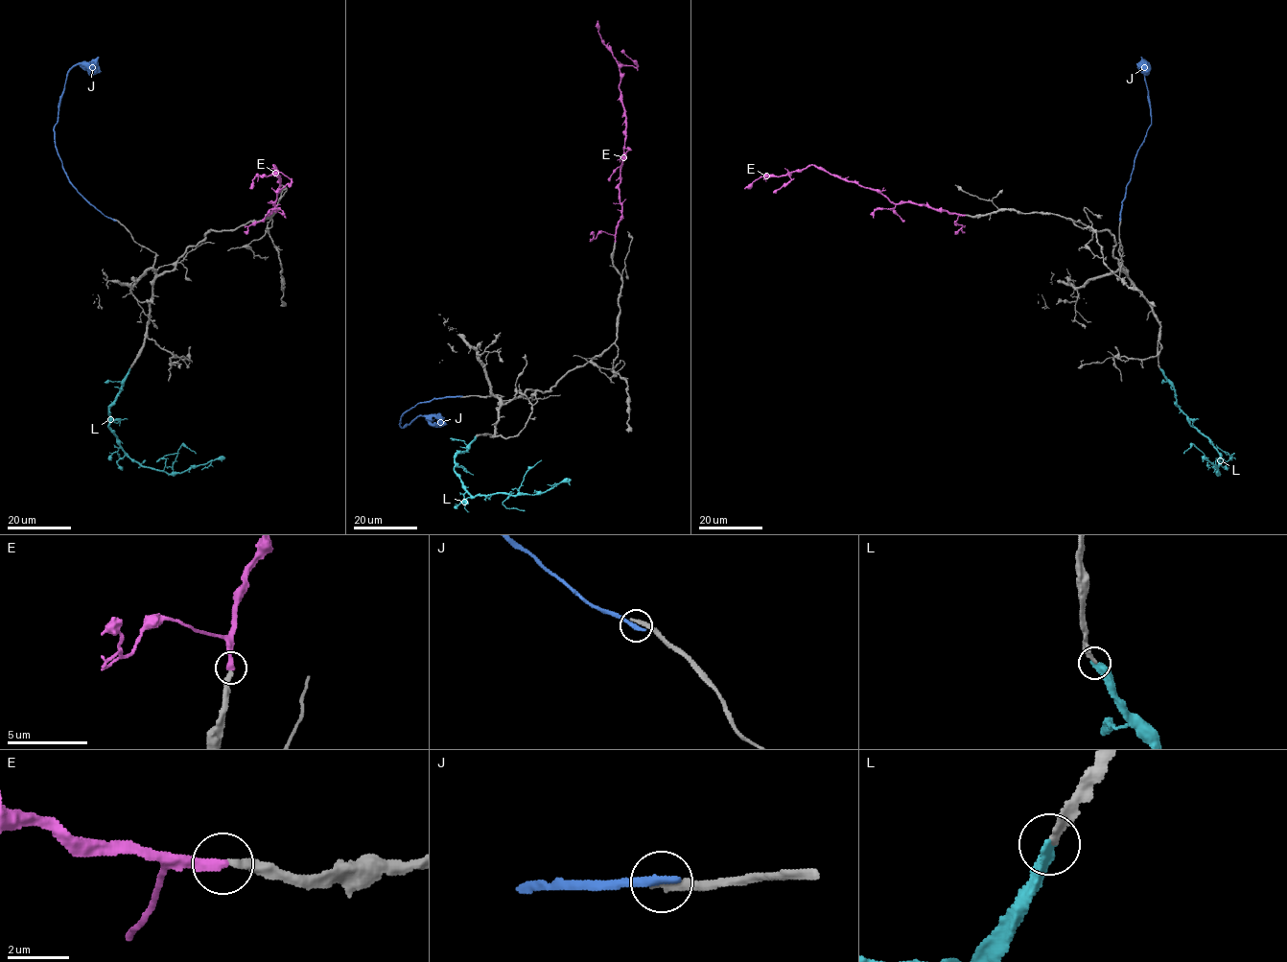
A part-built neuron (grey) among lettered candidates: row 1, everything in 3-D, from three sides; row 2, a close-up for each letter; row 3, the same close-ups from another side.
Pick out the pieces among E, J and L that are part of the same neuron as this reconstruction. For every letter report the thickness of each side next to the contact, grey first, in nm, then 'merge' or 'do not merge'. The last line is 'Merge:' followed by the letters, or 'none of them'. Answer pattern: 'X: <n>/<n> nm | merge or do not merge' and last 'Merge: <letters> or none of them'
E: 280/320 nm | merge
J: 320/320 nm | do not merge
L: 240/380 nm | merge
Merge: E, L

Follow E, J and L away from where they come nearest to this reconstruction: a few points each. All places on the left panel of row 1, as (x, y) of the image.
E: (269, 215), (275, 209), (280, 182), (276, 168), (273, 165), (268, 176), (256, 176), (251, 189)
J: (114, 220), (104, 215), (71, 182), (58, 152), (54, 131), (66, 73), (78, 64), (89, 64), (101, 71)
L: (129, 369), (109, 407), (108, 428), (131, 458), (144, 466), (176, 474), (224, 457)

